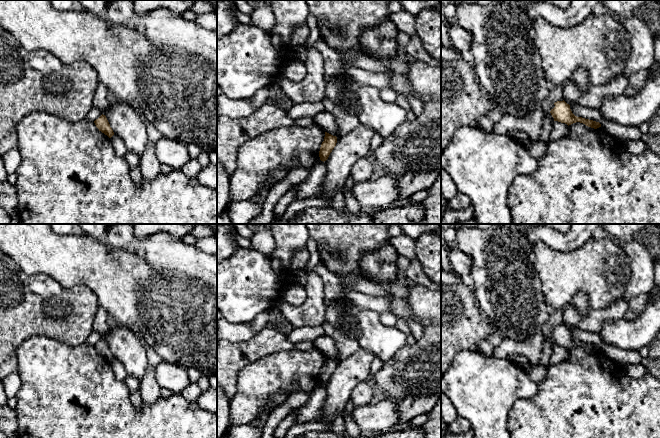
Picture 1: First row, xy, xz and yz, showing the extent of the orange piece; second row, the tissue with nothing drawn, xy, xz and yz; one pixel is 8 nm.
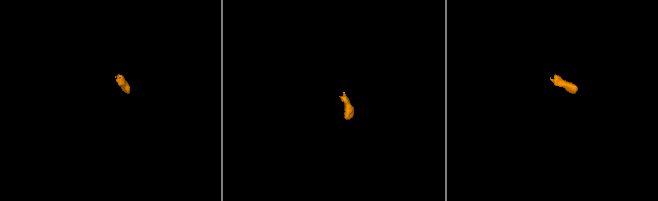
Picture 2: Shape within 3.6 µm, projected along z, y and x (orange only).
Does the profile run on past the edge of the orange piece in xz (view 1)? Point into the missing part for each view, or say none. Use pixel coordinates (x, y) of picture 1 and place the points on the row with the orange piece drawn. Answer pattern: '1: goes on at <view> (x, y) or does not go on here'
1: does not go on here

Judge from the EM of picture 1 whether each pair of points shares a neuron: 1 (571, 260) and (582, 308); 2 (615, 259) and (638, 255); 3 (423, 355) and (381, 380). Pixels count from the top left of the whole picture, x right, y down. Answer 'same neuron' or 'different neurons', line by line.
1: different neurons
2: different neurons
3: same neuron

